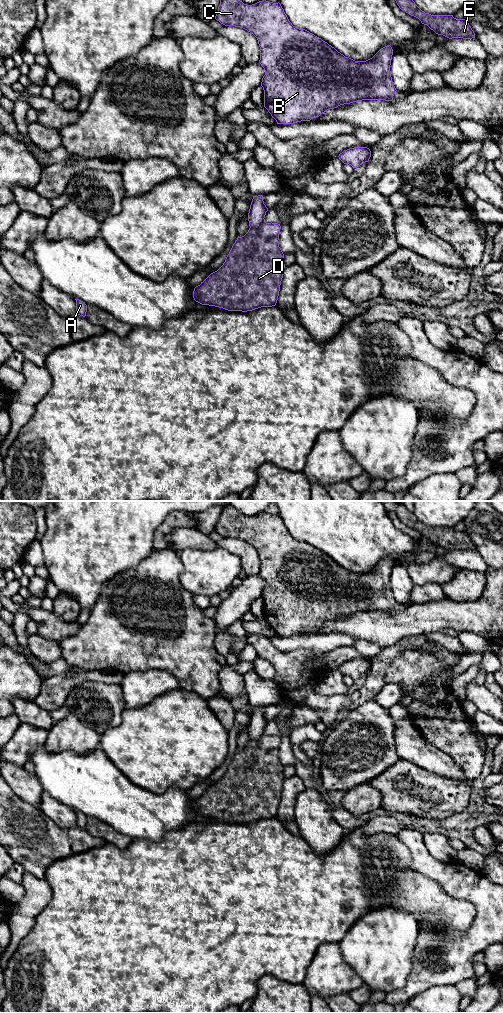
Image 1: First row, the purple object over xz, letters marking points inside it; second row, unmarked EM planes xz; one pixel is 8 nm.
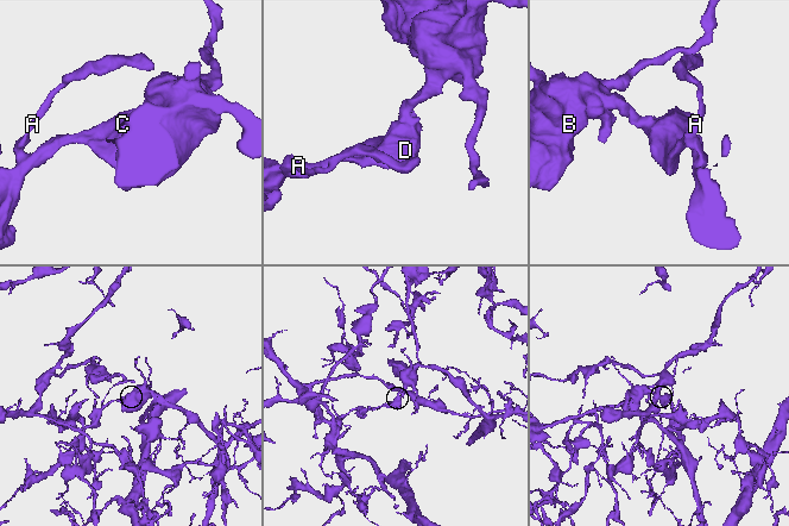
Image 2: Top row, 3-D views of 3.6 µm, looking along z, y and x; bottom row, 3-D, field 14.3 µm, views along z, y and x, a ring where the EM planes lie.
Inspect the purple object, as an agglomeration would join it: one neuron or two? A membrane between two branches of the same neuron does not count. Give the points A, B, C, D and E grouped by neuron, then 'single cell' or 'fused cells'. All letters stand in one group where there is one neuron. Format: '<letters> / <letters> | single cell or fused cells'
A D / B C E | fused cells

